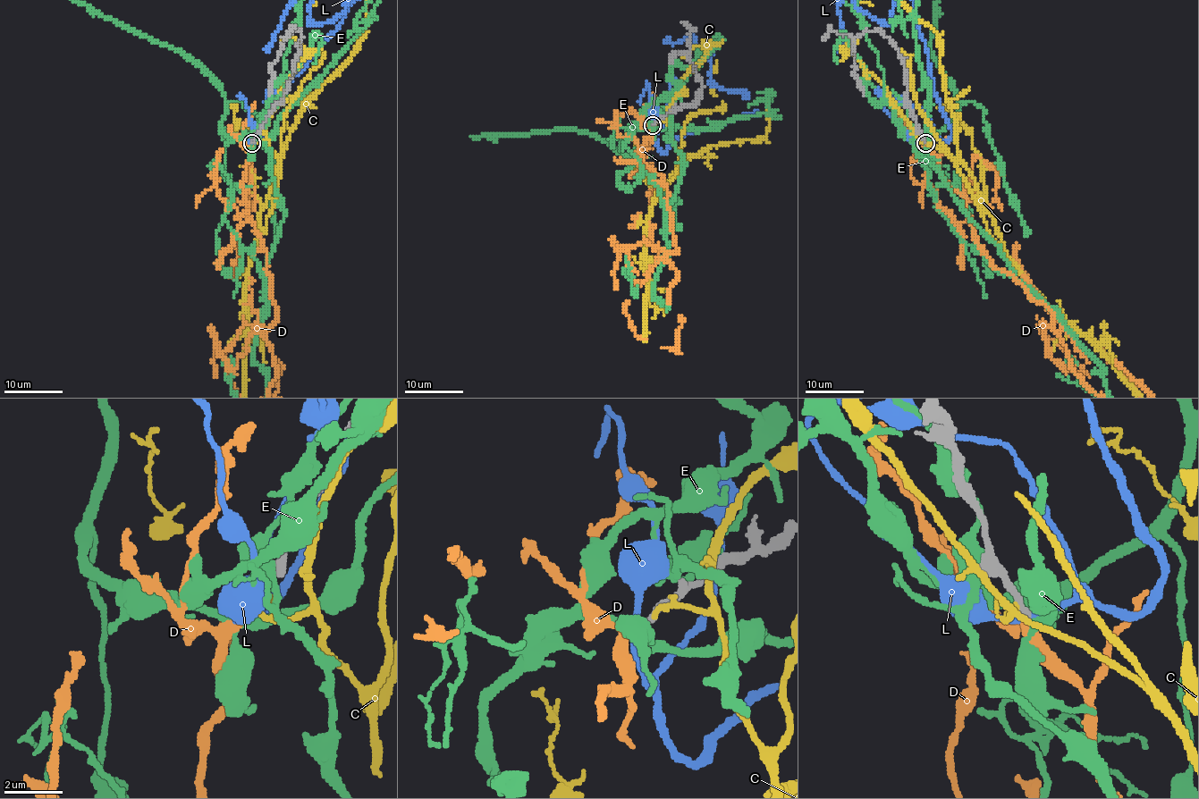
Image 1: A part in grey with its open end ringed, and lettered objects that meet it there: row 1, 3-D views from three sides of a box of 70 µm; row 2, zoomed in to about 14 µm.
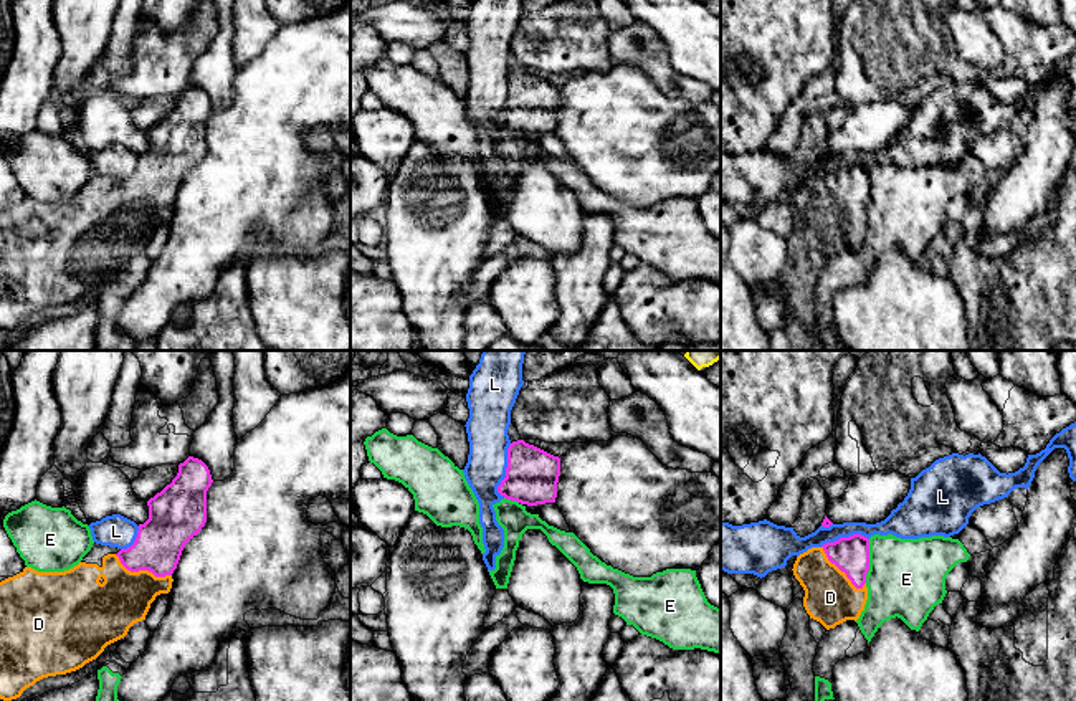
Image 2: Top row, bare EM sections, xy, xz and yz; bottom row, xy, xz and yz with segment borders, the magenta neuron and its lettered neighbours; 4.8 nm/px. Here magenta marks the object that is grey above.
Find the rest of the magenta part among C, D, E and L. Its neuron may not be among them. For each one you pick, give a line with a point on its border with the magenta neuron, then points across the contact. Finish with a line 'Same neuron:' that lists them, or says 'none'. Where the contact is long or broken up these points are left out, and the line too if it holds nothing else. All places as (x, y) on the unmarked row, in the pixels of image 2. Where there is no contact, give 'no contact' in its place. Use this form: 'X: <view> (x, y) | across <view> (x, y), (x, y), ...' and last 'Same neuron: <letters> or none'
D: xy (142, 199)
Same neuron: D

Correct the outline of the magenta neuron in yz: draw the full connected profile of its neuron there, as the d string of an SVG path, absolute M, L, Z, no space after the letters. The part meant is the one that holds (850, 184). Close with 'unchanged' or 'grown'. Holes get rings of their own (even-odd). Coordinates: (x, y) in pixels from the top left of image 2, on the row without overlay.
M840 167L800 184L793 205L805 220L803 236L826 260L858 250L868 230L869 169Z | grown

